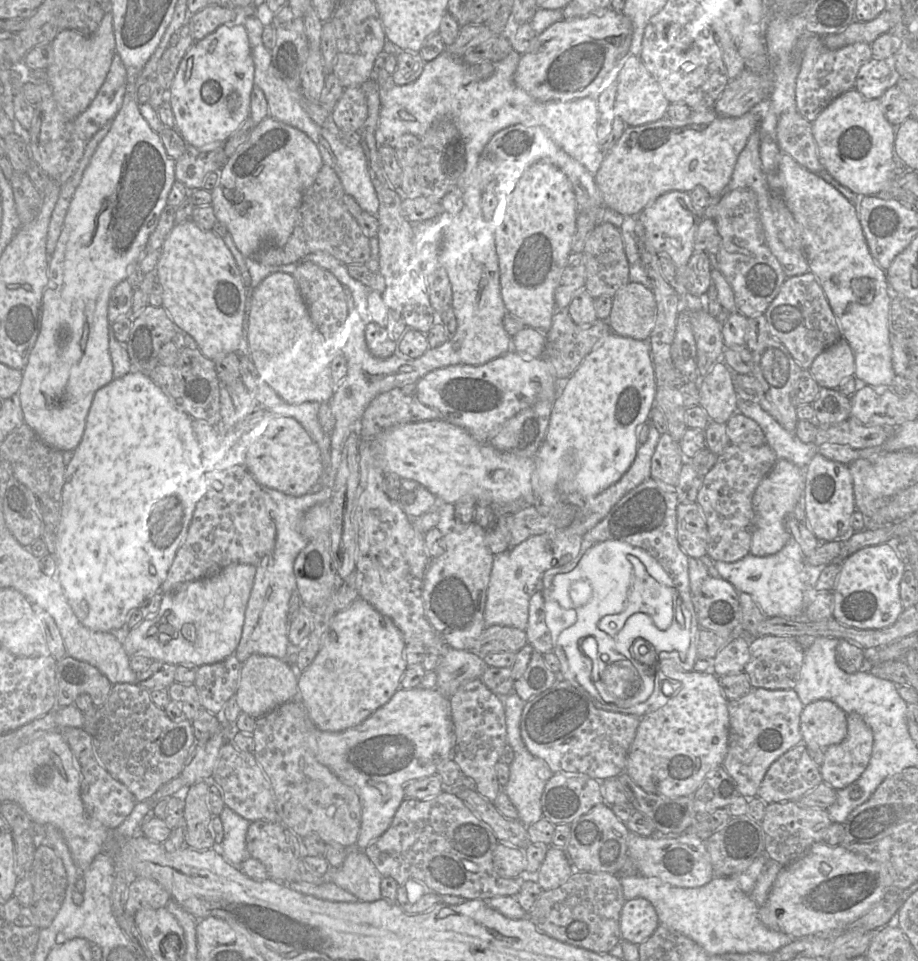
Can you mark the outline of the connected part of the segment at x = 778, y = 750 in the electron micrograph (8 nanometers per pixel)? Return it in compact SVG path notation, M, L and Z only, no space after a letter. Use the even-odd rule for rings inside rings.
M752 687L744 696L729 700L729 737L723 767L735 780L740 795L757 797L759 786L773 762L802 743L800 715L804 705L794 689Z

